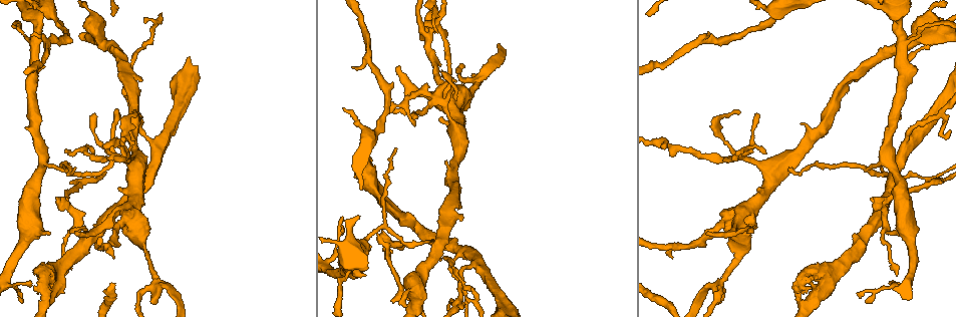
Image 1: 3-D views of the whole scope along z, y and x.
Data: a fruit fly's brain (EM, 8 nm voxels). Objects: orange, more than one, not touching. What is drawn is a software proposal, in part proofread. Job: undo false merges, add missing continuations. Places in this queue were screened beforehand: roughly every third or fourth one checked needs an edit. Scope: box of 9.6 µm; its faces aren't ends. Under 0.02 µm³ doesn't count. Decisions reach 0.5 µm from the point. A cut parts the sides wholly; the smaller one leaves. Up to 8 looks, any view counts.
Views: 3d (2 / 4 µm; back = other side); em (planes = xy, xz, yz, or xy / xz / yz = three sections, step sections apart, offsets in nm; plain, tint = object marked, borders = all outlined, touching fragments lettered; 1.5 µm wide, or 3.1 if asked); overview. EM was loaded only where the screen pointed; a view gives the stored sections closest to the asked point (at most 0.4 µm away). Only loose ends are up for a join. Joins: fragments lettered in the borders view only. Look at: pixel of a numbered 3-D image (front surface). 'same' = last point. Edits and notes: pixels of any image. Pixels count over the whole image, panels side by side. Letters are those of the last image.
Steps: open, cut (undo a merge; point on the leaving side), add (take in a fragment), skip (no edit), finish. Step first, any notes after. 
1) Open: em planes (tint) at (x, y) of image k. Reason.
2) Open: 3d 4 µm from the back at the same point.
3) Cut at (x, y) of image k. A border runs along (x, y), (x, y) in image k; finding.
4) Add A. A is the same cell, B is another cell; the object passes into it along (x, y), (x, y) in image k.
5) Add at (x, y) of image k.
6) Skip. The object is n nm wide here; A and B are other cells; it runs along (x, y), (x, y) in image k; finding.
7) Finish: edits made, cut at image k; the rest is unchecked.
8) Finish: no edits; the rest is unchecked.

Open: em yz step 4 (borders) at (399, 67) of image 1. An open end.

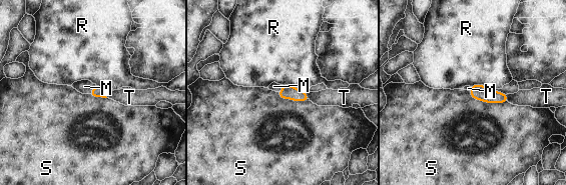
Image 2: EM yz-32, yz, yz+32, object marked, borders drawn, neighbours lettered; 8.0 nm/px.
Open: em planes (borders) at the same point. Cut it another way.

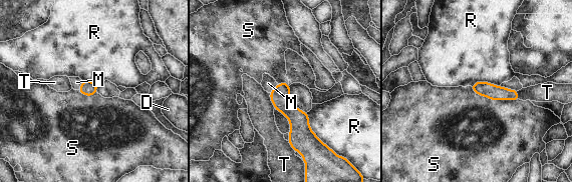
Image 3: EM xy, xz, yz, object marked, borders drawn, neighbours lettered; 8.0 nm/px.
Add M. M is the same cell, D, R, S and T are other cells; the object passes into it along (280, 96), (275, 87), (268, 83) in image 3; it goes on there.

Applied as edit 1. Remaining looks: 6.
Open: 3d 4 µm at (135, 110) of image 1. Tapers out.

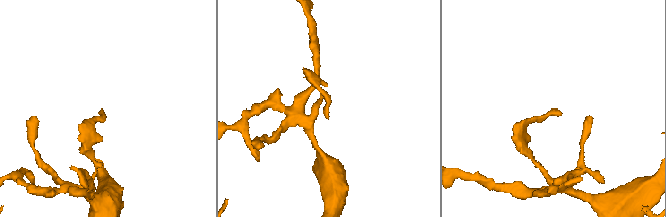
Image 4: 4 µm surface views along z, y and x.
Open: em yz step 8 (tint) at (326, 117) of image 4. Now the EM.

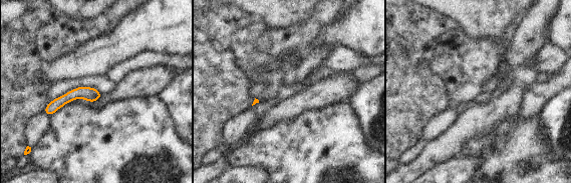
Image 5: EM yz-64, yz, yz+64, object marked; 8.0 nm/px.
Open: em planes (borders) at the same point.

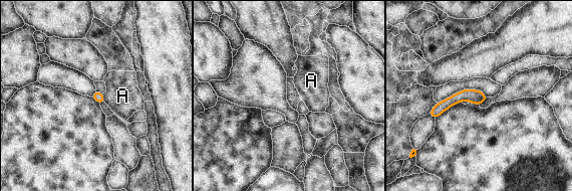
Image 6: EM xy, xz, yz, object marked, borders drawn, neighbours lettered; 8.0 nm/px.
Skip. The object is 120 nm wide here; A is another cell; none of them fits.

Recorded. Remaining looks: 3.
Open: 3d 2 µm at (73, 169) of image 1. Free end.

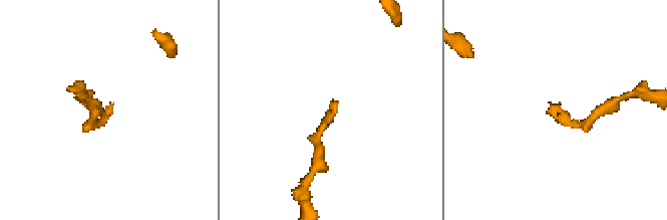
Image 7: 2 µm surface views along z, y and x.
Open: em planes (borders) at (334, 103) of image 7. Shape alone is not enough.

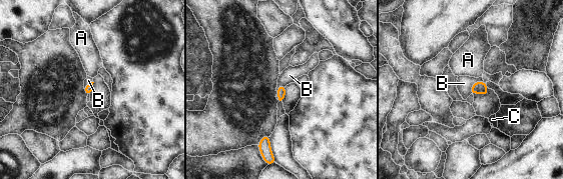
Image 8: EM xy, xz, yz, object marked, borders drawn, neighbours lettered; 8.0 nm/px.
Add B. B is the same cell, A and C are other cells; the object passes into it along (478, 87), (473, 84), (464, 83) in image 8; the neuron continues.

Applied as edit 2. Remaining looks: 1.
Finish: edits made, add at image 3, add at image 8; the rest is unchecked.

